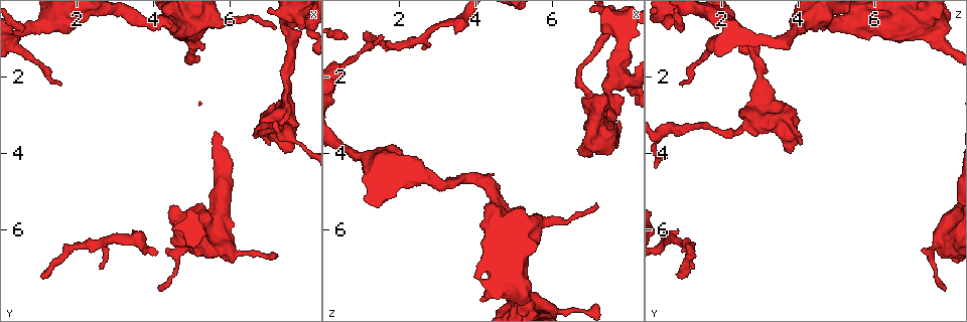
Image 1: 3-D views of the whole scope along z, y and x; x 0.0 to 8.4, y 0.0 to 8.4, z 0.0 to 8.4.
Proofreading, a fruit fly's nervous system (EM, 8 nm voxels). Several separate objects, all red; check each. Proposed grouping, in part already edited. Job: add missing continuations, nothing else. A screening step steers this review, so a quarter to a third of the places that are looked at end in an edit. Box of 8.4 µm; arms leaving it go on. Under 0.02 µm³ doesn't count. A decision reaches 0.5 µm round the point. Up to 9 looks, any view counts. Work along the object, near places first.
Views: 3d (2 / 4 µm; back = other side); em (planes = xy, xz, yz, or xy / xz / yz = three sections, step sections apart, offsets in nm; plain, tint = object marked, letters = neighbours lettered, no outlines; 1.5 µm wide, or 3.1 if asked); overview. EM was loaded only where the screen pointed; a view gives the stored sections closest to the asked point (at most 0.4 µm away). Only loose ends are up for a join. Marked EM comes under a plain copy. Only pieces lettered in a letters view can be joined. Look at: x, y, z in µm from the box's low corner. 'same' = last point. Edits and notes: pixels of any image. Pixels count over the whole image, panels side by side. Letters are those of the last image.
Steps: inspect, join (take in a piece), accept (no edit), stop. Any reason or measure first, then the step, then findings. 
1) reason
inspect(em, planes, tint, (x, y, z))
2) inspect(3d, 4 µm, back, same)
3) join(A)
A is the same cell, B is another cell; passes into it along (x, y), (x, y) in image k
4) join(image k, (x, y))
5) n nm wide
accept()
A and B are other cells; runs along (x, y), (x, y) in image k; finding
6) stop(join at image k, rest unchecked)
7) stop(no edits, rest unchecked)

end of a long branch
inspect(3d, 4 µm, (1.60, 2.25, 1.00))

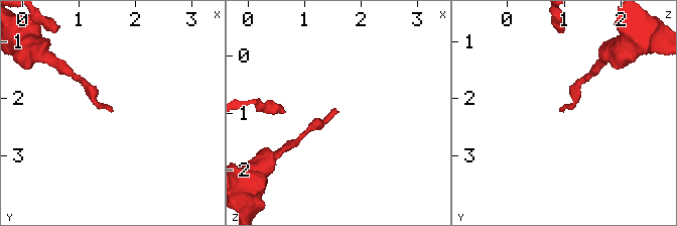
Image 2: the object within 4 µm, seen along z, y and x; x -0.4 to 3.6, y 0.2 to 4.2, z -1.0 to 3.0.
inspect(em, planes, letters, (1.60, 2.20, 1.00))

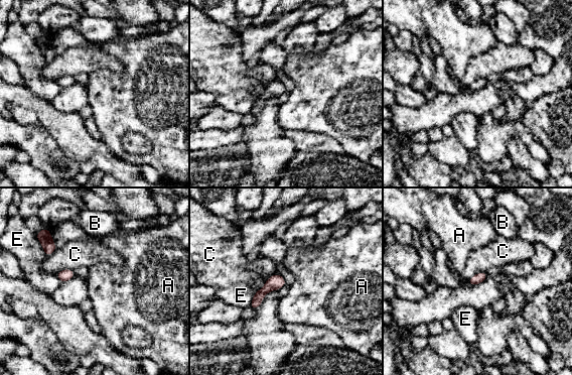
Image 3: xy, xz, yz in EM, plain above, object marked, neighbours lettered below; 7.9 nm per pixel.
accept()
A, B, C and E are other cells; border along (49, 231), (56, 249) in image 3; no lettered piece goes on from it

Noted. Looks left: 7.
tapers out
inspect(3d, 2 µm, (1.10, 7.20, 0.90))

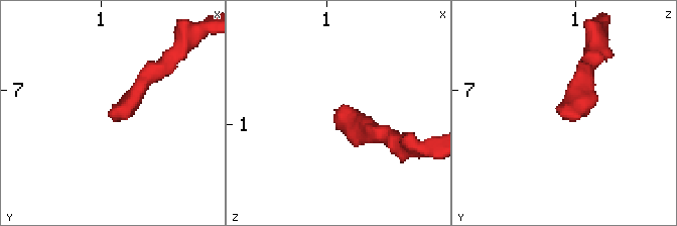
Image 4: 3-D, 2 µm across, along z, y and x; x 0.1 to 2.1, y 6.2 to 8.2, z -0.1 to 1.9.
shape alone is not enough
inspect(em, xy, step 8, tint, (1.08, 7.22, 0.90))

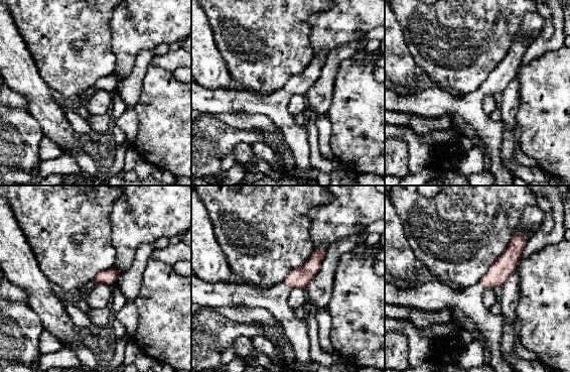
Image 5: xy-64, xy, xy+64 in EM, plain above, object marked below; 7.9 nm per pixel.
cut it another way
inspect(em, planes, letters, same)

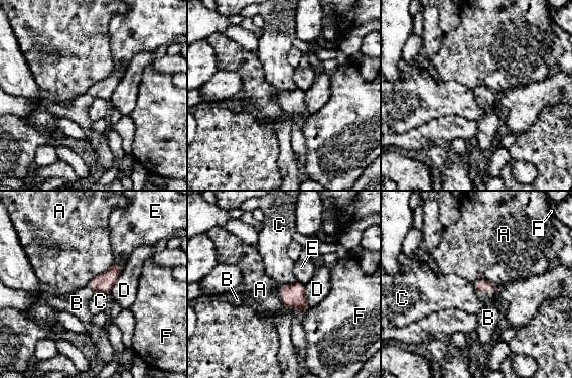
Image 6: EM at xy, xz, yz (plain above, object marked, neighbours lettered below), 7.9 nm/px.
A touches over 280 nm
join(B)
B is the same cell, A, C, D, E and F are other cells; passes into it along (481, 284), (486, 291), (488, 318) in image 6; it goes on there

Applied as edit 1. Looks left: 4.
thick end
inspect(3d, 4 µm, (7.45, 4.00, 3.75))

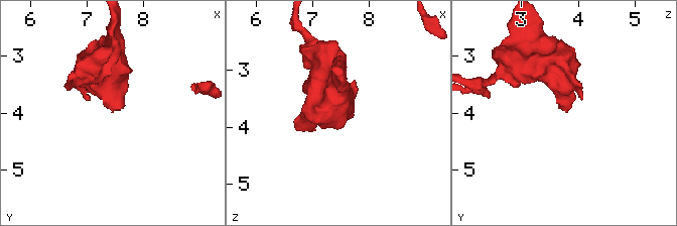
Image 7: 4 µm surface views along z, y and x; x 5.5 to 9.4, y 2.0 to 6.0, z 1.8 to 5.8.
inspect(em, yz, step 4, letters, (7.50, 4.05, 3.80))

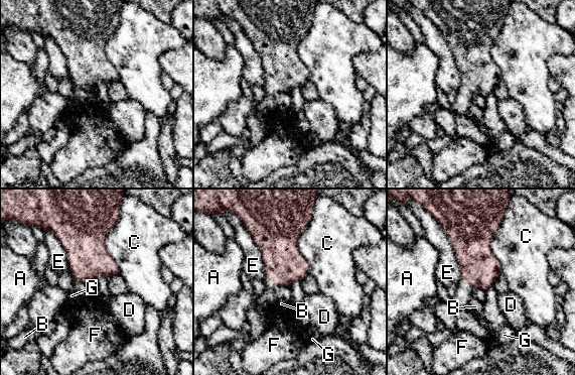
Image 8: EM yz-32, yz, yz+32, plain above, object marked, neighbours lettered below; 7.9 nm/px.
another direction
inspect(em, planes, letters, same)

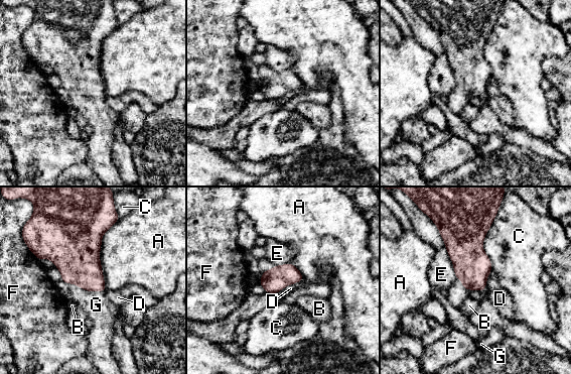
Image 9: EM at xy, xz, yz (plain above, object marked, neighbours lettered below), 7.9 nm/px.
join(G)
G is the same cell, A, B, C, D, E and F are other cells; passes into it along (79, 262), (87, 290), (103, 314) in image 9; the neuron continues

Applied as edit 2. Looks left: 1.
stop(join at image 6, join at image 9, rest unchecked)

